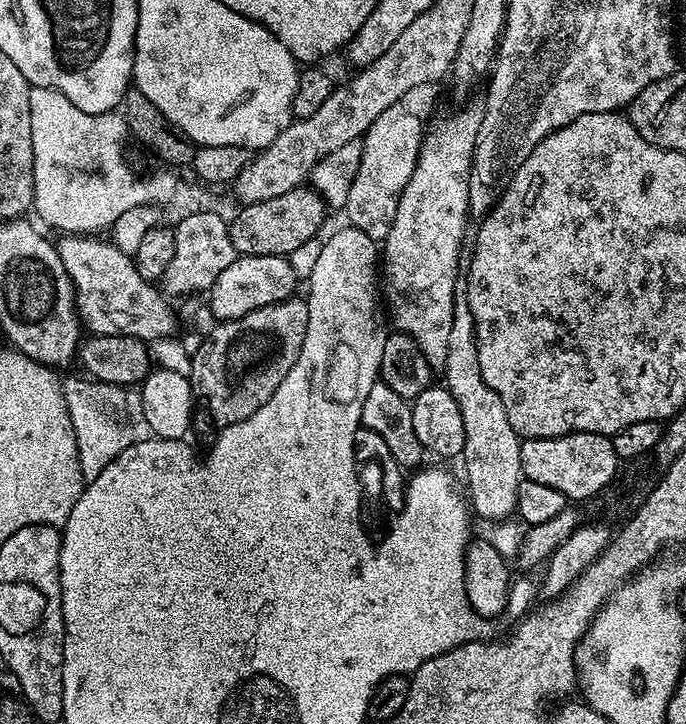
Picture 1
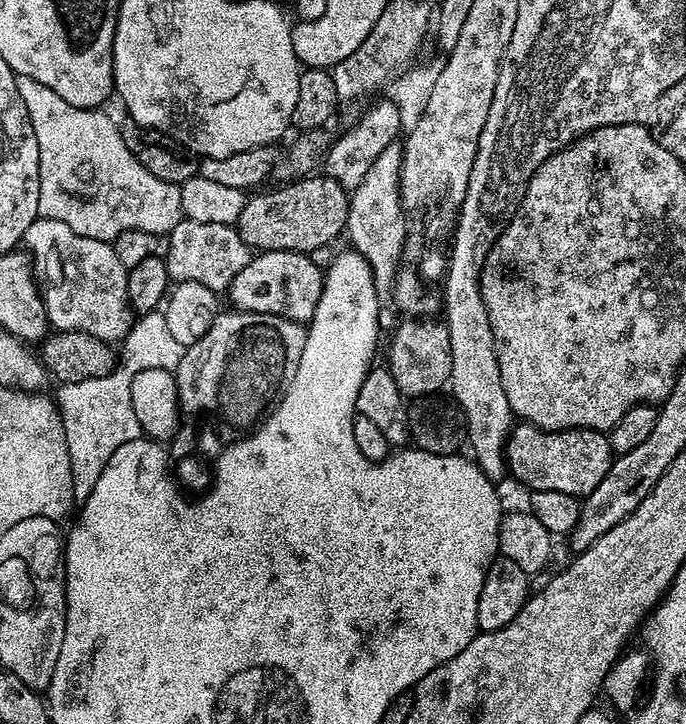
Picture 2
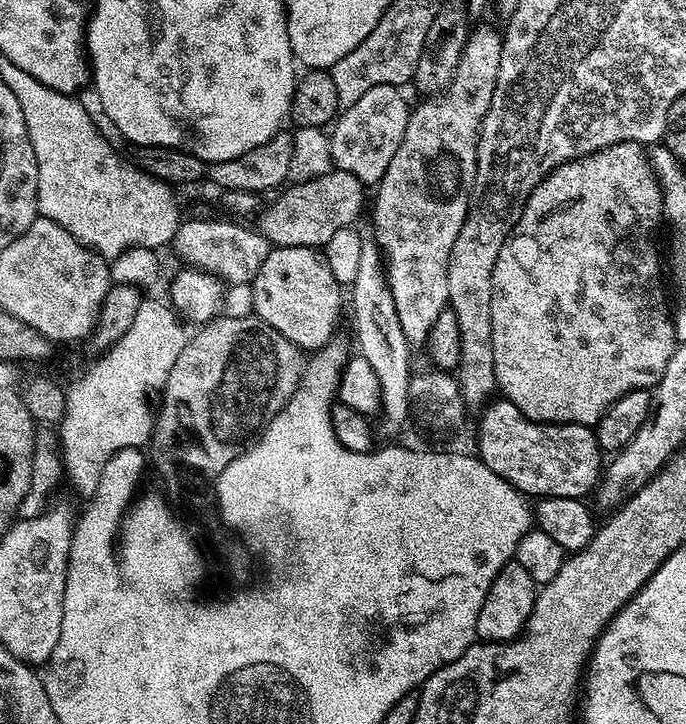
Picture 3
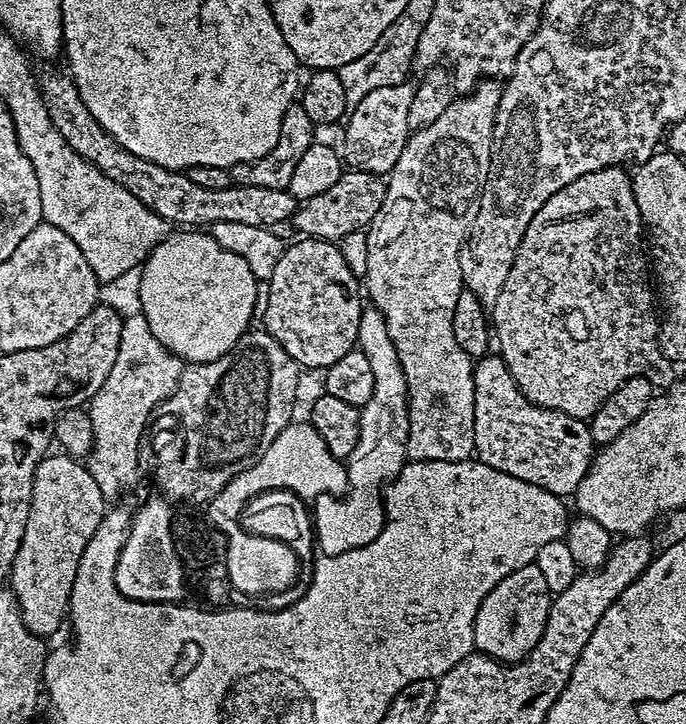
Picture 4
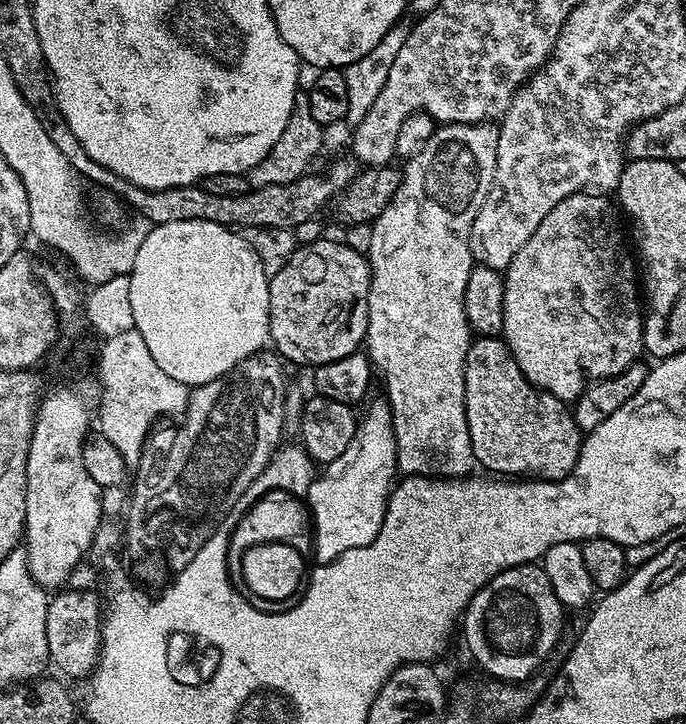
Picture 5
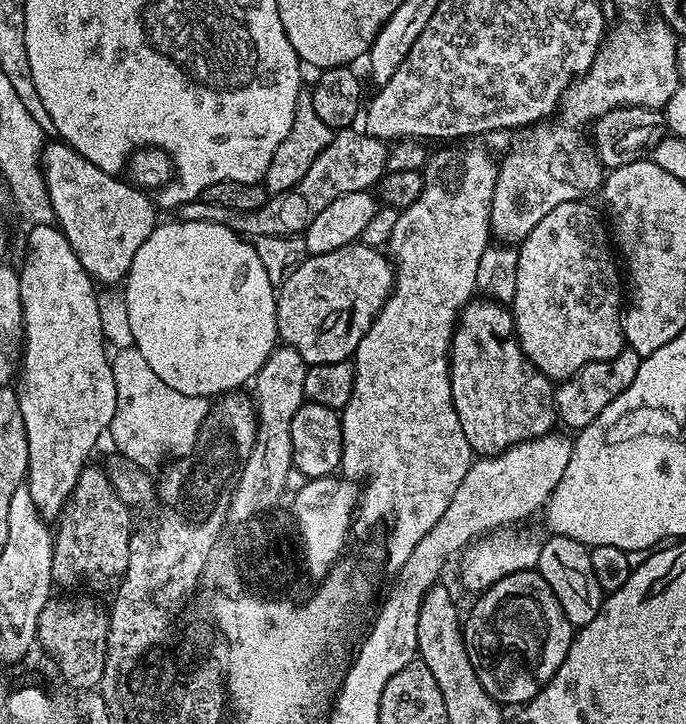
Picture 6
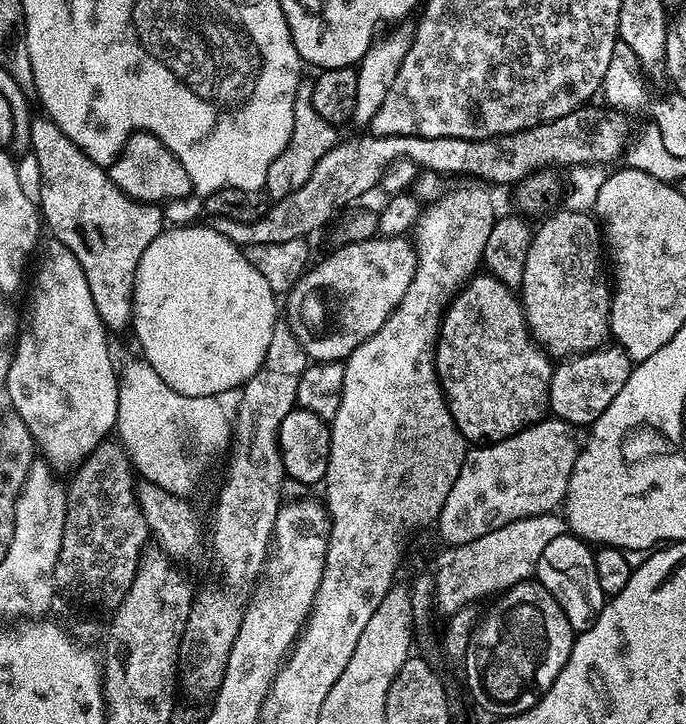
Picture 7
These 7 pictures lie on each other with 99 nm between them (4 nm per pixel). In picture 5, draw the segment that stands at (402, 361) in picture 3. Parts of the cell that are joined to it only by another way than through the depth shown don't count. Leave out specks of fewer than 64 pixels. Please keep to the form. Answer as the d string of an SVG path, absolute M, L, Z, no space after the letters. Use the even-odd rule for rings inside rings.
M376 400L365 410L364 416L362 412L350 446L346 446L346 451L334 458L334 462L323 465L321 472L324 473L317 480L315 477L309 483L306 503L314 529L315 559L327 562L346 550L374 542L382 528L388 497L398 476L392 411L388 409L387 401Z

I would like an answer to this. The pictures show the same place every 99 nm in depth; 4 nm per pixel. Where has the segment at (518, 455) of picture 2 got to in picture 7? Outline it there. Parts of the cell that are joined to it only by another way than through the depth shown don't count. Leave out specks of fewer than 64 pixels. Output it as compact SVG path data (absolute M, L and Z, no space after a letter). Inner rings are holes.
M487 274L473 275L445 307L440 336L436 339L436 373L456 428L465 440L491 442L508 439L545 419L549 411L548 391L553 367L548 353L532 337L519 295L498 278Z

